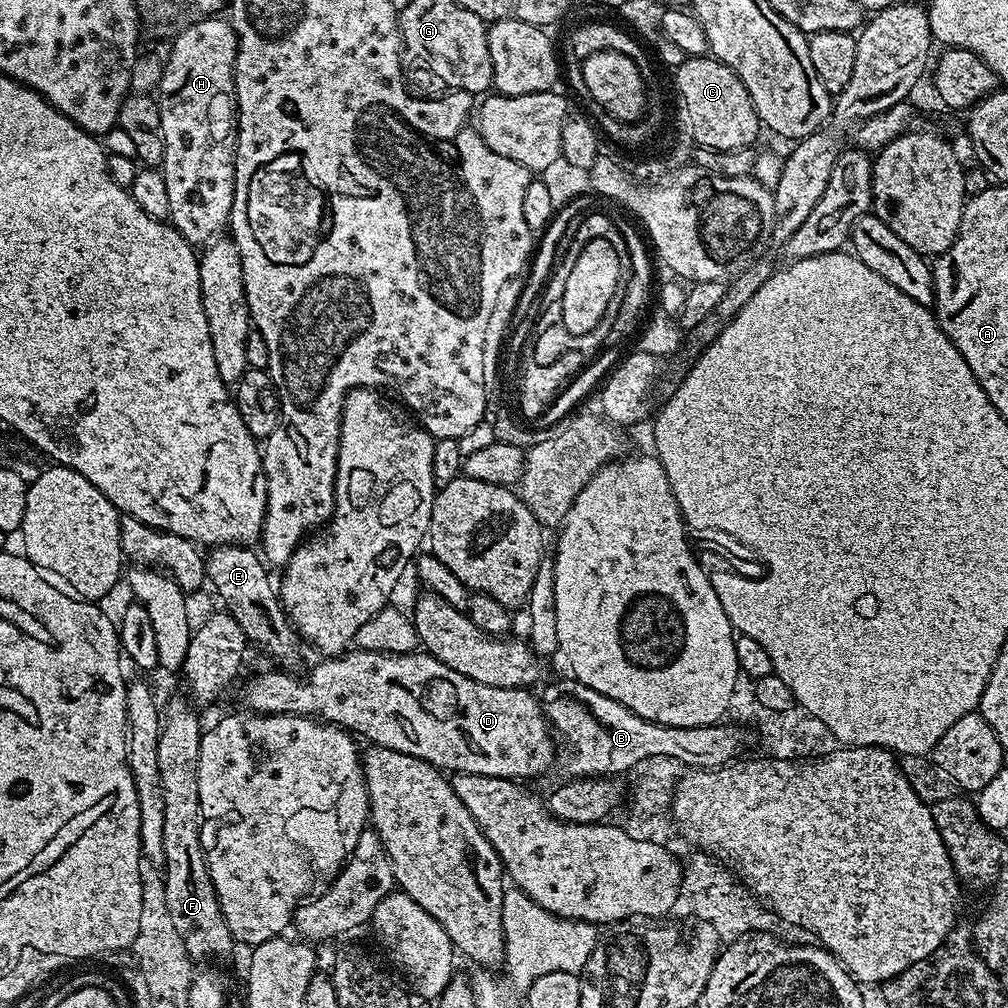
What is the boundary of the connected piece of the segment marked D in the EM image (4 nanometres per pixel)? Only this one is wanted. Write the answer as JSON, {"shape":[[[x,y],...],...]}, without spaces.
{"shape":[[[349,650],[319,662],[313,666],[308,680],[288,676],[292,674],[284,670],[271,670],[254,677],[248,684],[247,711],[262,716],[292,714],[319,718],[357,737],[365,736],[369,745],[410,754],[448,774],[482,774],[524,782],[527,776],[540,776],[551,764],[553,767],[554,733],[535,691],[474,682],[423,650],[406,654]]]}

